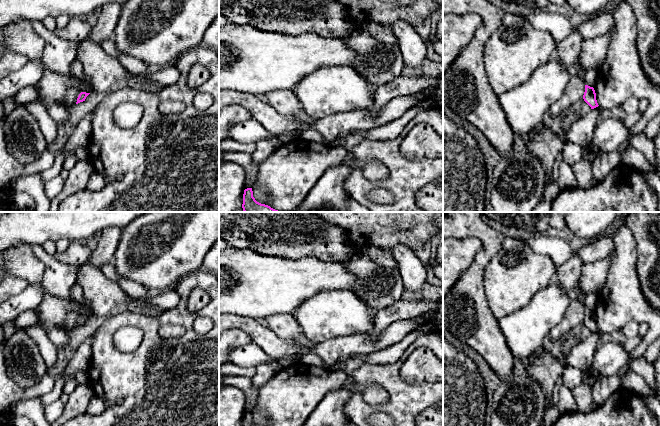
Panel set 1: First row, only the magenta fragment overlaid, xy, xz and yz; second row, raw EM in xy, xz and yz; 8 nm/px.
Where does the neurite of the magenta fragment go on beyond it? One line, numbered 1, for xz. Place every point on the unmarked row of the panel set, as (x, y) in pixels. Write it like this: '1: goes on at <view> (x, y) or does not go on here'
1: does not go on here

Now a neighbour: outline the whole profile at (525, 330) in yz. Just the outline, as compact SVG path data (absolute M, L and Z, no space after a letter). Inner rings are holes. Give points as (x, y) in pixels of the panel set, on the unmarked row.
M553 280L522 309L498 320L516 360L525 361L542 347L551 329L563 319L570 302L562 286Z

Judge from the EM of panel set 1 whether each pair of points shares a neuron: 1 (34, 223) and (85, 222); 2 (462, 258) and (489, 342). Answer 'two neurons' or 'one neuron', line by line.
1: one neuron
2: two neurons

